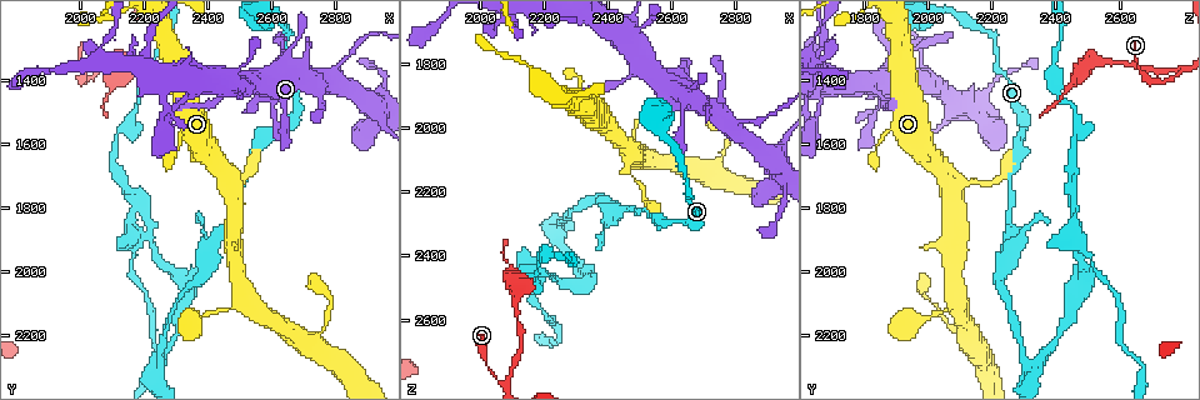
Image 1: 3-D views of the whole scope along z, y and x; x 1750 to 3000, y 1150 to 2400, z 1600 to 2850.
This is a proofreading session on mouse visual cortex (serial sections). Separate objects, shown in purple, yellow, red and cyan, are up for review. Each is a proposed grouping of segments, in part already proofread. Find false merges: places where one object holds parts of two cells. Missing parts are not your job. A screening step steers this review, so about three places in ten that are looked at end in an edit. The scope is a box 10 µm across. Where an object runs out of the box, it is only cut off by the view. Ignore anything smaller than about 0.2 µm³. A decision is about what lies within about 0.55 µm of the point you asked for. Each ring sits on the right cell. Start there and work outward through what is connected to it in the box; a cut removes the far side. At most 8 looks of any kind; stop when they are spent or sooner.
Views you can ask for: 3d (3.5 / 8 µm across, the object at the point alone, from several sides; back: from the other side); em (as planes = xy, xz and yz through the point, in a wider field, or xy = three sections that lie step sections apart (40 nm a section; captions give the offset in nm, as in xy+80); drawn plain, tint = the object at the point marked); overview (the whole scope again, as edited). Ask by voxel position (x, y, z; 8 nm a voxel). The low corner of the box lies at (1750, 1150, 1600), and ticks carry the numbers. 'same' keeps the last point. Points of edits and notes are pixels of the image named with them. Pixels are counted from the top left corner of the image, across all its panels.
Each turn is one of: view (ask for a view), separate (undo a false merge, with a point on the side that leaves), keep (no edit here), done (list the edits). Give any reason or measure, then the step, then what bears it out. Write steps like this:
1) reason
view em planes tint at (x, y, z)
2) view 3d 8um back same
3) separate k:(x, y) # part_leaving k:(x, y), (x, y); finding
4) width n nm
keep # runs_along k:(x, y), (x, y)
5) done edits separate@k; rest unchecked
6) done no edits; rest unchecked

abrupt turn
view 3d 3.5um at (2050, 1390, 2770)

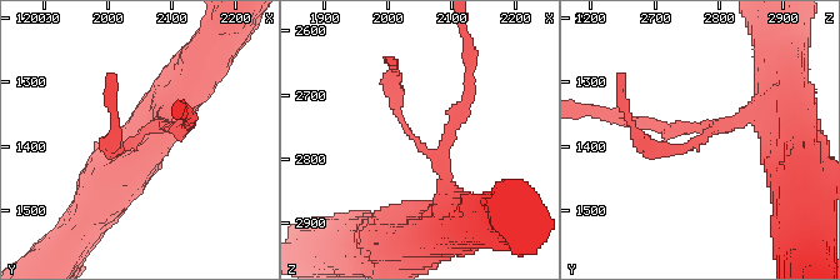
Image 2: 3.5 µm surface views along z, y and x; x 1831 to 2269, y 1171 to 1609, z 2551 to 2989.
view em planes tint at (2045, 1390, 2770)

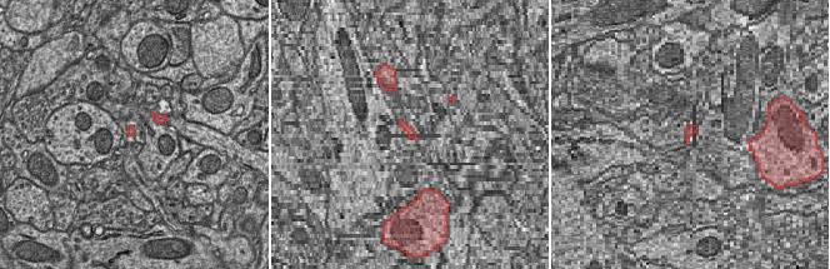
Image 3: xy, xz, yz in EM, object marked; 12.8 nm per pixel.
separate 2:(659, 126) # part_leaving 2:(449, 141), (468, 100), (464, 33); two cells meet here

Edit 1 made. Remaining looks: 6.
branch point
view 3d 3.5um back at (2250, 2290, 2320)

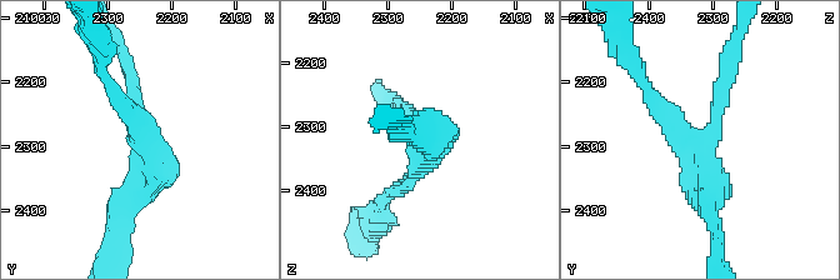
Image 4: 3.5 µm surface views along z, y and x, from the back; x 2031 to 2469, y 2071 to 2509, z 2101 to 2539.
arms 3; arm_widths 150, 200, 400 nm; need the tissue
view em planes plain at (2250, 2285, 2320)

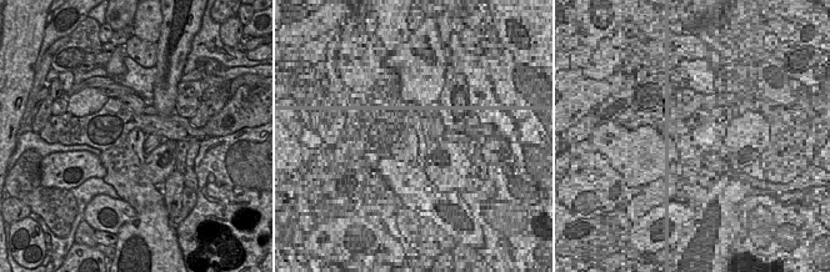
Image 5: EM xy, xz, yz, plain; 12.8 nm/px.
view em planes tint same

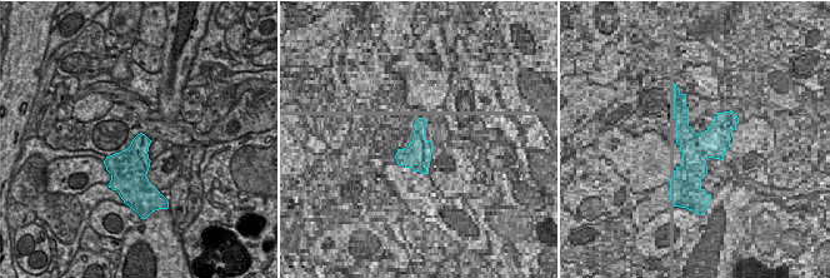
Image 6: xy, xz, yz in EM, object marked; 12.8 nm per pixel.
keep # runs_along 4:(726, 69), (704, 138), (646, 88); one cell here

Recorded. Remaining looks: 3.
narrows sharply
view 3d 8um at (2190, 1890, 2470)

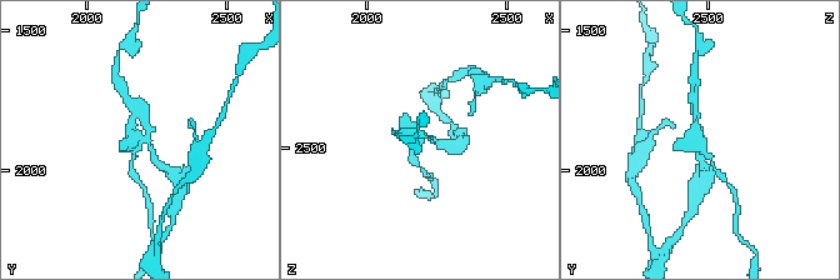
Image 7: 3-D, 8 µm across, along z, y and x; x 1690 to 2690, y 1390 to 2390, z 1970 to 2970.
view 3d 3.5um same

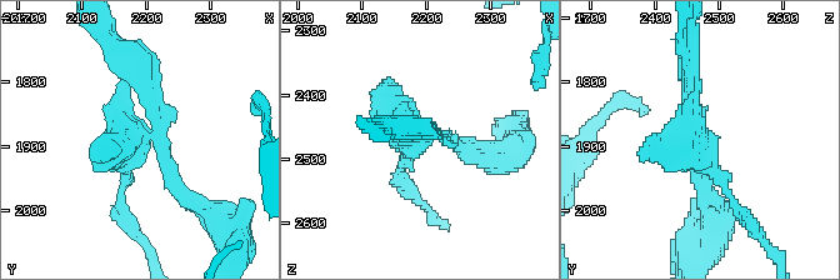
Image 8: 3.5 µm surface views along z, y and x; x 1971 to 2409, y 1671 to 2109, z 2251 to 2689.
view em xy step 3 tint at (2185, 1890, 2470)

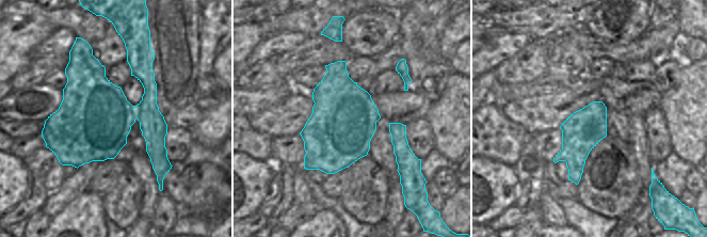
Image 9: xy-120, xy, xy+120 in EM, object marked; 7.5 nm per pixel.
separate 8:(680, 129) # border 9:(134, 106), (138, 117); a second cell is stuck on

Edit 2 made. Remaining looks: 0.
done edits separate@2, separate@8; rest unchecked

